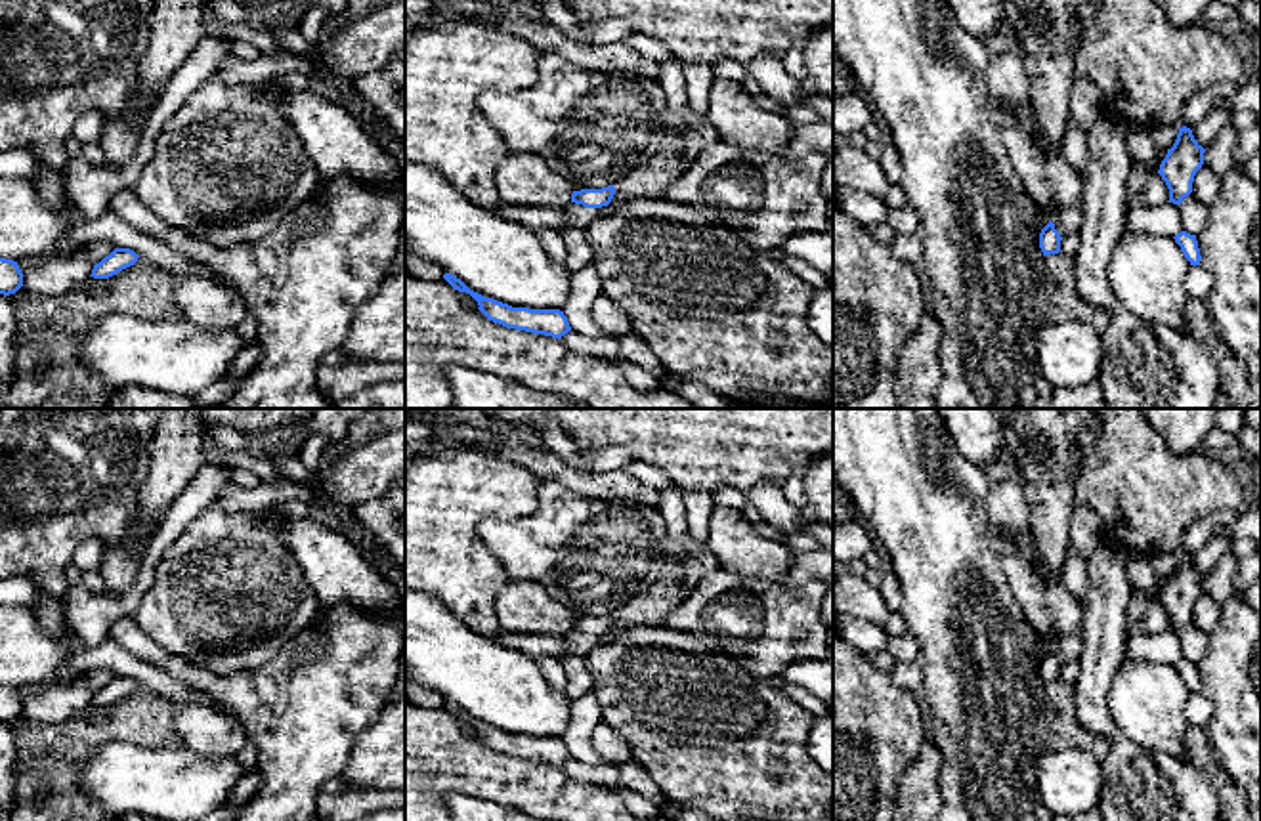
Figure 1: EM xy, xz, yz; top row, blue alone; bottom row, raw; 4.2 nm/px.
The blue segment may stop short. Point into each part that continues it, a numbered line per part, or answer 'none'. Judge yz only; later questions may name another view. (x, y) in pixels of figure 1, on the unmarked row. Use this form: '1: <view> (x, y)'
none

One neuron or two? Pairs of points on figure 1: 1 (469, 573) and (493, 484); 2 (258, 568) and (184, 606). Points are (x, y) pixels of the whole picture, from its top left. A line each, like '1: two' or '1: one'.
1: one
2: one

